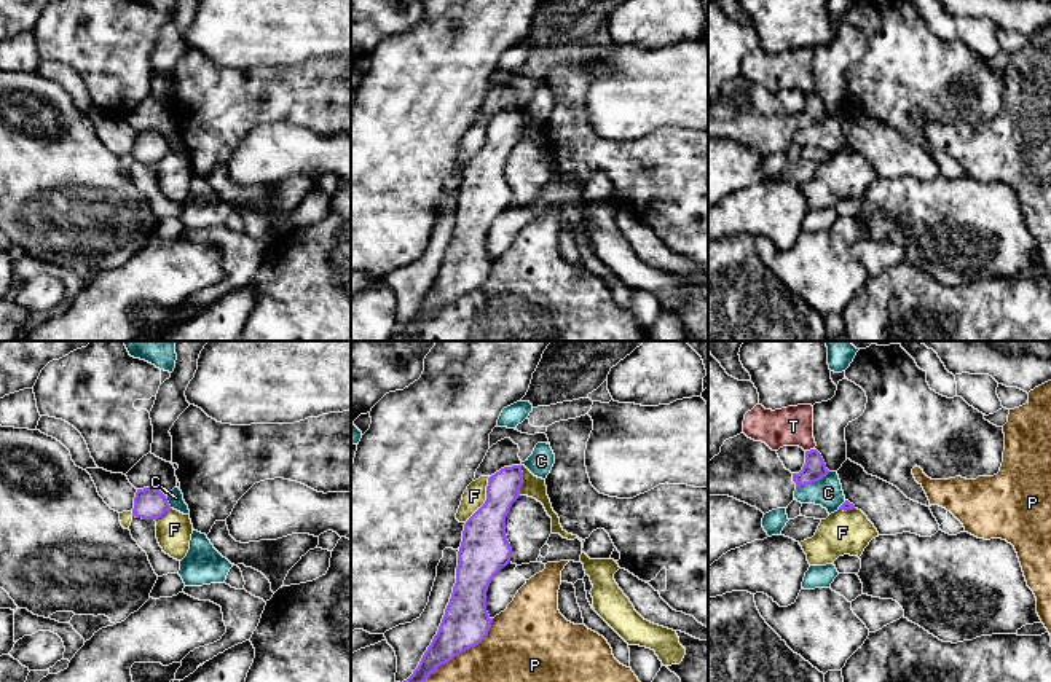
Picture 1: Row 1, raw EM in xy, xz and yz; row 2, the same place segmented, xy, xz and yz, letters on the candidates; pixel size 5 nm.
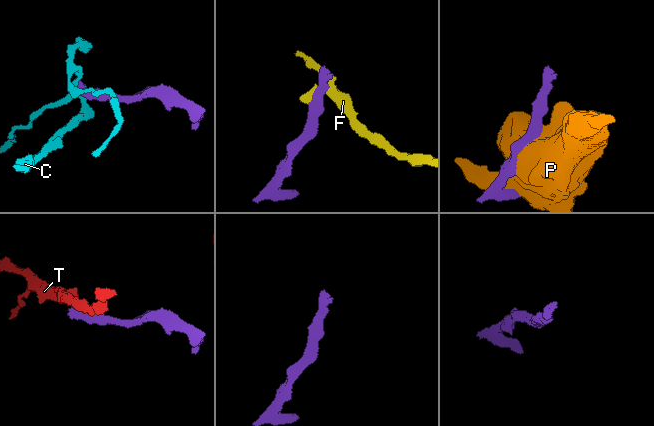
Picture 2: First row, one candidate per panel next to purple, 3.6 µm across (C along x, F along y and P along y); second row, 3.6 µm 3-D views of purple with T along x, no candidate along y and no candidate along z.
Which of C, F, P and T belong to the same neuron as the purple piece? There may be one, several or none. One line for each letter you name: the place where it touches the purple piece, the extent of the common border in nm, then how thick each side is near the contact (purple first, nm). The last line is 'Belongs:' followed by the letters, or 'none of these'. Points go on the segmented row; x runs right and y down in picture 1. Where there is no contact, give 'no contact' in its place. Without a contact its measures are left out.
Belongs: none of these

